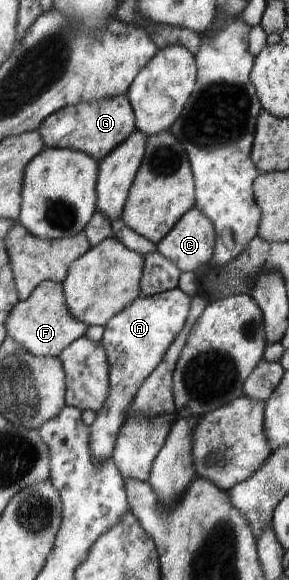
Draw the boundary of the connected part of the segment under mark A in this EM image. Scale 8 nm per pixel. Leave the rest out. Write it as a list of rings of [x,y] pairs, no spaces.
[[[179,287],[155,295],[137,295],[133,303],[113,316],[104,327],[101,345],[107,357],[109,393],[95,412],[95,421],[89,427],[89,451],[93,459],[112,459],[117,435],[130,412],[129,406],[135,399],[139,387],[161,363],[165,351],[183,329],[187,320],[191,297]]]

